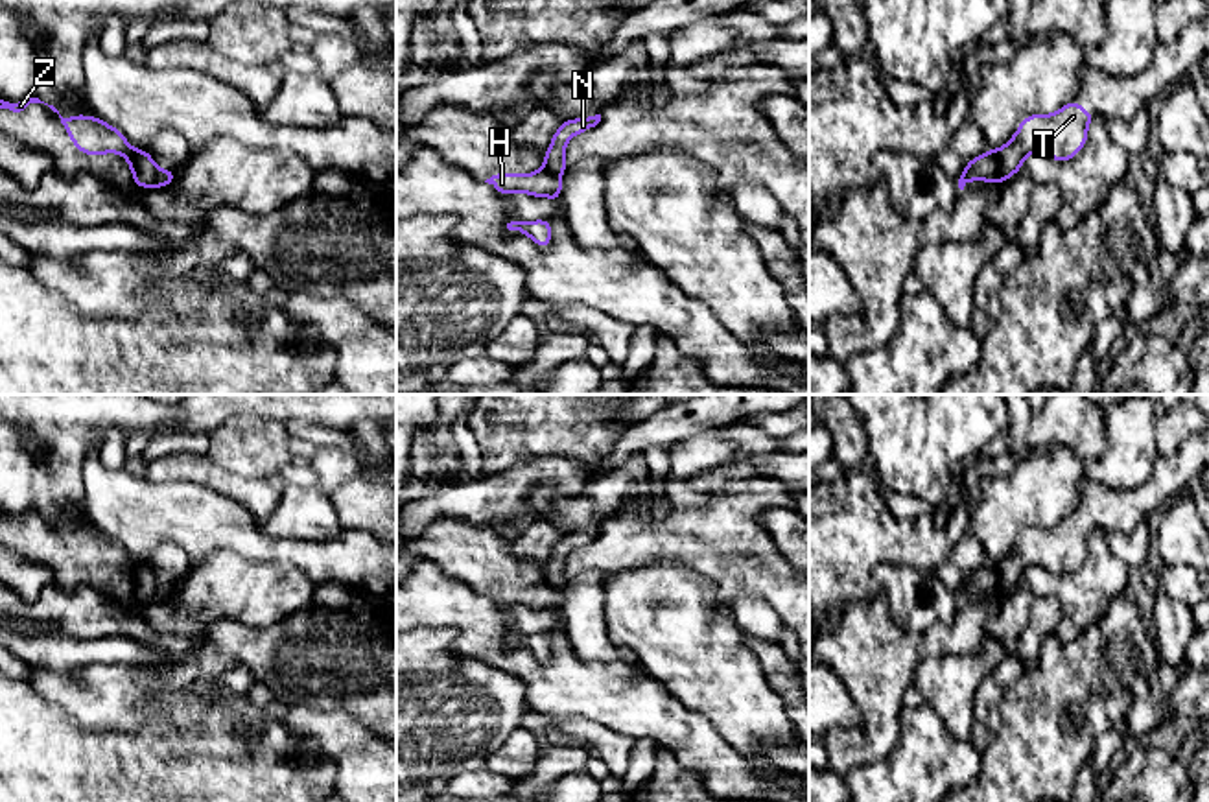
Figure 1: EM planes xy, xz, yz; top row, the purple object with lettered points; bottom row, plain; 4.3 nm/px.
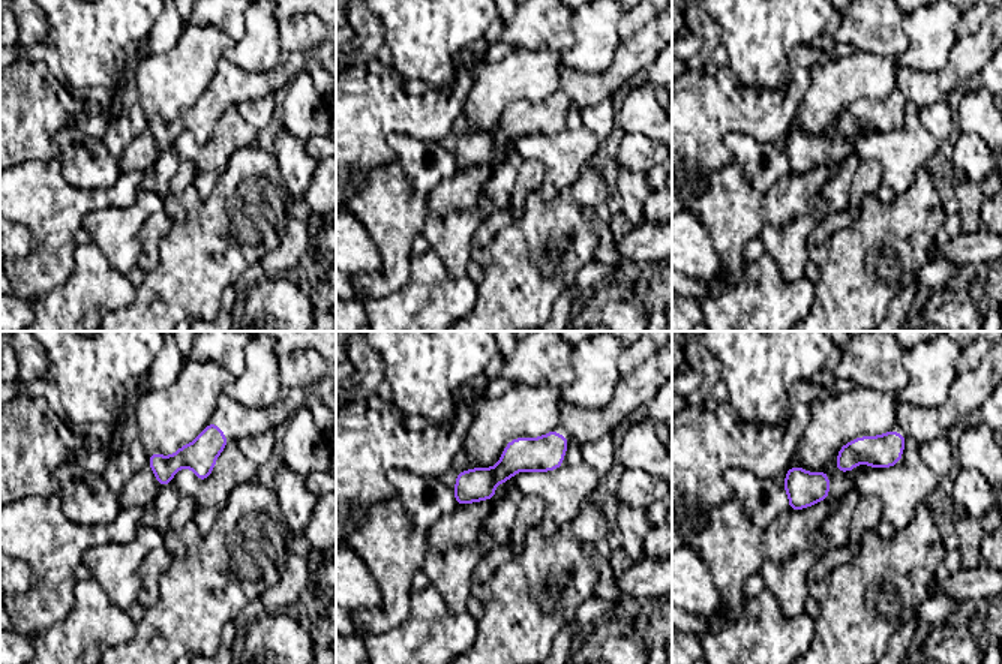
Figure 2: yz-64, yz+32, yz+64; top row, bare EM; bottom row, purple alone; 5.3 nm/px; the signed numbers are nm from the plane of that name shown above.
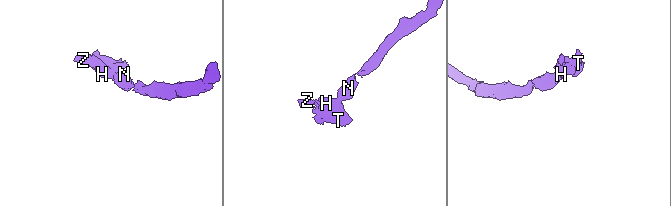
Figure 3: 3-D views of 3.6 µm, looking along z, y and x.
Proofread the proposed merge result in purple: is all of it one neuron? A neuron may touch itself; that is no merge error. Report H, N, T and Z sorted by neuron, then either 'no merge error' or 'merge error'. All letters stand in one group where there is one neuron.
H T Z / N | merge error

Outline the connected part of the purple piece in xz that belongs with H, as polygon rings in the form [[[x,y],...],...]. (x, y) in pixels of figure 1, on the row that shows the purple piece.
[[[546,168],[533,173],[494,173],[485,183],[492,184],[501,195],[523,192],[533,197],[551,197],[555,203],[560,199],[562,181],[558,175]]]

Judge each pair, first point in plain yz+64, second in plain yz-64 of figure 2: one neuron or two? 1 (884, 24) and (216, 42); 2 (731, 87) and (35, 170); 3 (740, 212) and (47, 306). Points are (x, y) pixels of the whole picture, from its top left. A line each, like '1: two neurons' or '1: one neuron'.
1: two neurons
2: two neurons
3: two neurons

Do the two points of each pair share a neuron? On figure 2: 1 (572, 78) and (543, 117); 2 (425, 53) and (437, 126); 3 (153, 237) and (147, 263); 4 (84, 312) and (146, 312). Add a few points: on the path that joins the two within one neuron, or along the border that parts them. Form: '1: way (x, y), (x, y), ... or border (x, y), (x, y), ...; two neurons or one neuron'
1: way (572, 87), (552, 108); one neuron
2: border (453, 81), (437, 90); two neurons
3: way (149, 243), (149, 257); one neuron
4: border (137, 291), (129, 305), (104, 315); two neurons

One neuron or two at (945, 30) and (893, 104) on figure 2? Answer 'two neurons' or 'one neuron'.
two neurons

